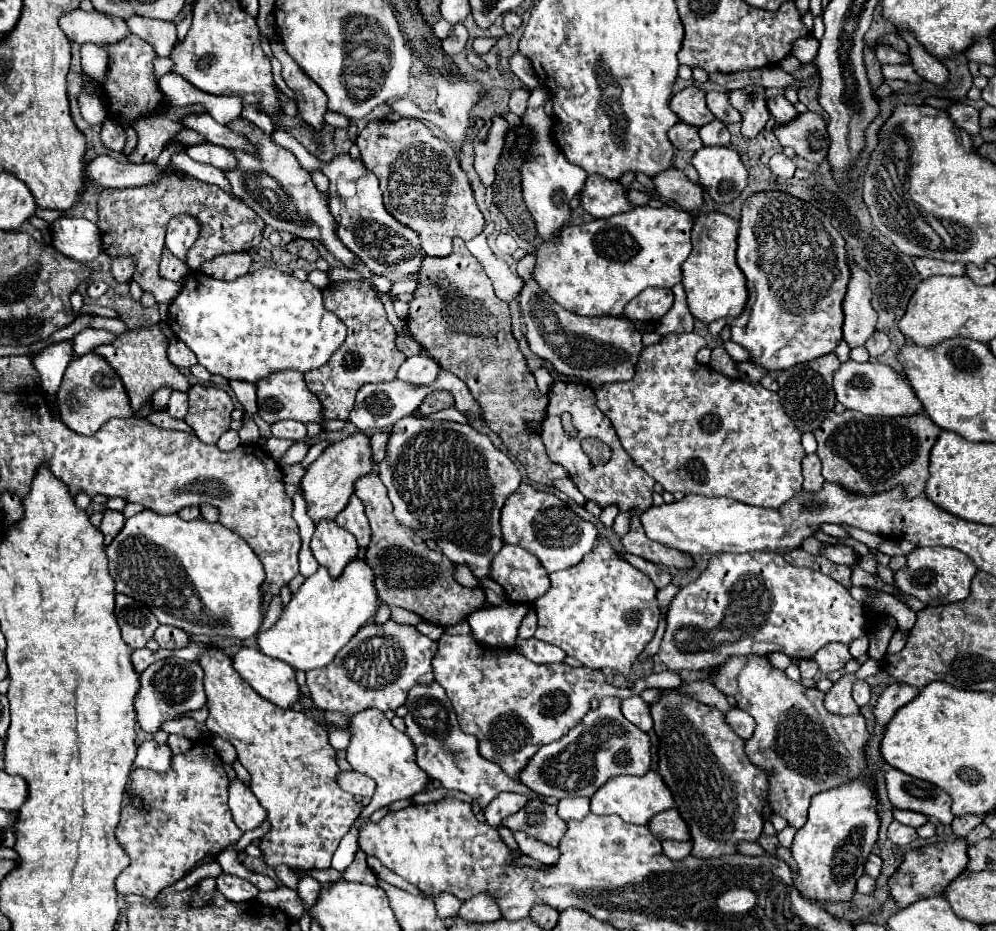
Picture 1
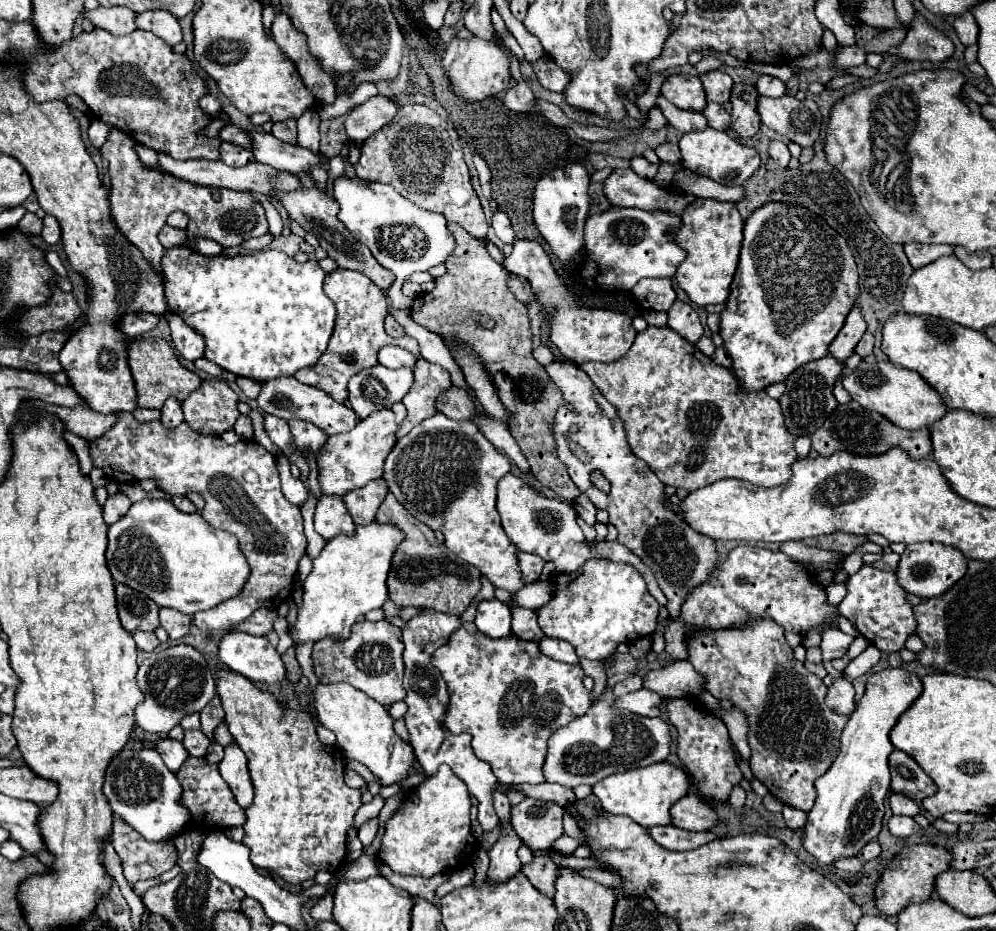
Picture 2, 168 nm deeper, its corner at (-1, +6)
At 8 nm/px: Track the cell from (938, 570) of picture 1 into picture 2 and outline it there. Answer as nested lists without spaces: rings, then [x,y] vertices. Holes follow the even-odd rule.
[[[918,542],[912,546],[906,546],[906,550],[900,556],[896,576],[904,590],[910,594],[916,594],[920,598],[936,598],[942,596],[952,584],[956,584],[966,574],[966,558],[960,550],[940,544],[940,542]]]

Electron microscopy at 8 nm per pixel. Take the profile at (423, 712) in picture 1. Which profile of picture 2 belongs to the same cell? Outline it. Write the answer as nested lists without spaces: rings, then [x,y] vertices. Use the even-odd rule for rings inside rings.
[[[420,608],[420,614],[410,618],[406,622],[406,626],[400,628],[400,632],[402,632],[400,640],[404,644],[404,652],[402,652],[404,688],[406,688],[404,702],[408,704],[408,712],[406,712],[404,720],[406,720],[406,728],[410,732],[410,744],[414,748],[414,754],[416,754],[418,762],[422,764],[424,772],[428,776],[432,776],[438,772],[440,764],[448,764],[454,770],[454,774],[460,780],[464,780],[464,784],[468,786],[468,792],[480,800],[478,802],[478,822],[482,826],[482,832],[488,834],[490,830],[494,830],[498,826],[498,816],[492,806],[492,790],[496,788],[498,780],[492,774],[492,768],[486,762],[478,760],[476,754],[472,752],[472,746],[470,746],[472,738],[468,734],[454,736],[452,732],[448,732],[444,728],[442,720],[444,720],[444,714],[448,708],[448,692],[446,692],[446,682],[444,682],[440,670],[432,666],[434,650],[448,644],[448,636],[452,636],[452,632],[462,624],[464,622],[458,616],[452,616],[446,612],[436,612],[432,608]]]

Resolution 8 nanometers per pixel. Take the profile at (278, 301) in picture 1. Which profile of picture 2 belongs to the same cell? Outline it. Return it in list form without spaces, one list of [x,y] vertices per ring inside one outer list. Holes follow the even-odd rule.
[[[182,244],[178,248],[164,248],[162,254],[162,278],[170,312],[180,314],[190,328],[204,336],[204,358],[218,364],[222,370],[256,382],[294,376],[296,370],[316,364],[324,354],[336,322],[336,308],[322,290],[324,276],[326,272],[316,260],[298,264],[280,250],[258,250],[238,256],[204,256]]]

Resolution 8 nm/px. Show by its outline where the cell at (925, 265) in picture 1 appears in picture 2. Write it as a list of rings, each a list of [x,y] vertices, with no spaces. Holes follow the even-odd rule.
[[[910,242],[904,244],[904,252],[912,264],[912,268],[922,268],[930,262],[934,262],[940,256],[948,256],[952,254],[952,246],[936,246],[936,244],[918,244],[918,242]]]

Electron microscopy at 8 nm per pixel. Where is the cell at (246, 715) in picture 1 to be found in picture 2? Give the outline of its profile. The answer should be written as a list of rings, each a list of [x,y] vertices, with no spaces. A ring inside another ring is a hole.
[[[220,670],[218,696],[226,712],[230,734],[248,756],[248,768],[256,792],[252,804],[246,808],[246,822],[242,826],[242,844],[250,848],[252,864],[280,876],[288,884],[302,884],[312,880],[320,870],[338,872],[346,862],[346,834],[352,826],[352,816],[362,804],[360,790],[348,788],[344,784],[344,754],[336,746],[324,746],[318,740],[316,726],[308,712],[290,708],[284,710],[274,694],[260,690],[248,678],[236,672]]]

